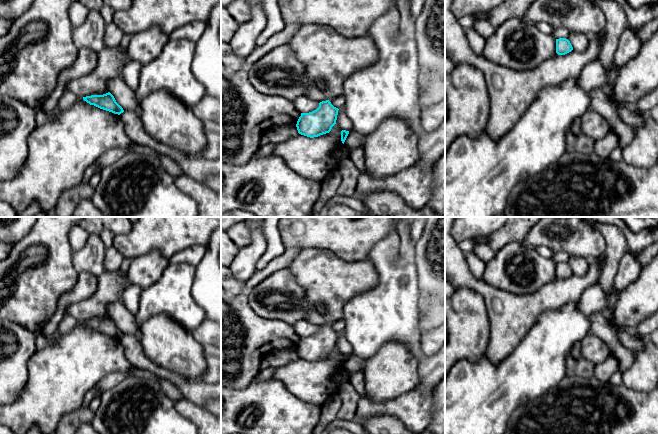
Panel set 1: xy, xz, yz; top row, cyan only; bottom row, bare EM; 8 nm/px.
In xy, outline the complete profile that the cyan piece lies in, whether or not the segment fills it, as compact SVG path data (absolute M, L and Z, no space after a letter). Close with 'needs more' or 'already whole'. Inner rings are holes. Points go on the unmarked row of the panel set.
M108 316L103 319L91 319L83 321L83 324L100 333L120 339L124 336L123 332L116 326L114 320Z; already whole

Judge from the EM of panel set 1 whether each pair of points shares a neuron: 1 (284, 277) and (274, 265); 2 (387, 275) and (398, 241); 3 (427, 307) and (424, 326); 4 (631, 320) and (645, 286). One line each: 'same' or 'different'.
1: different
2: same
3: same
4: same

